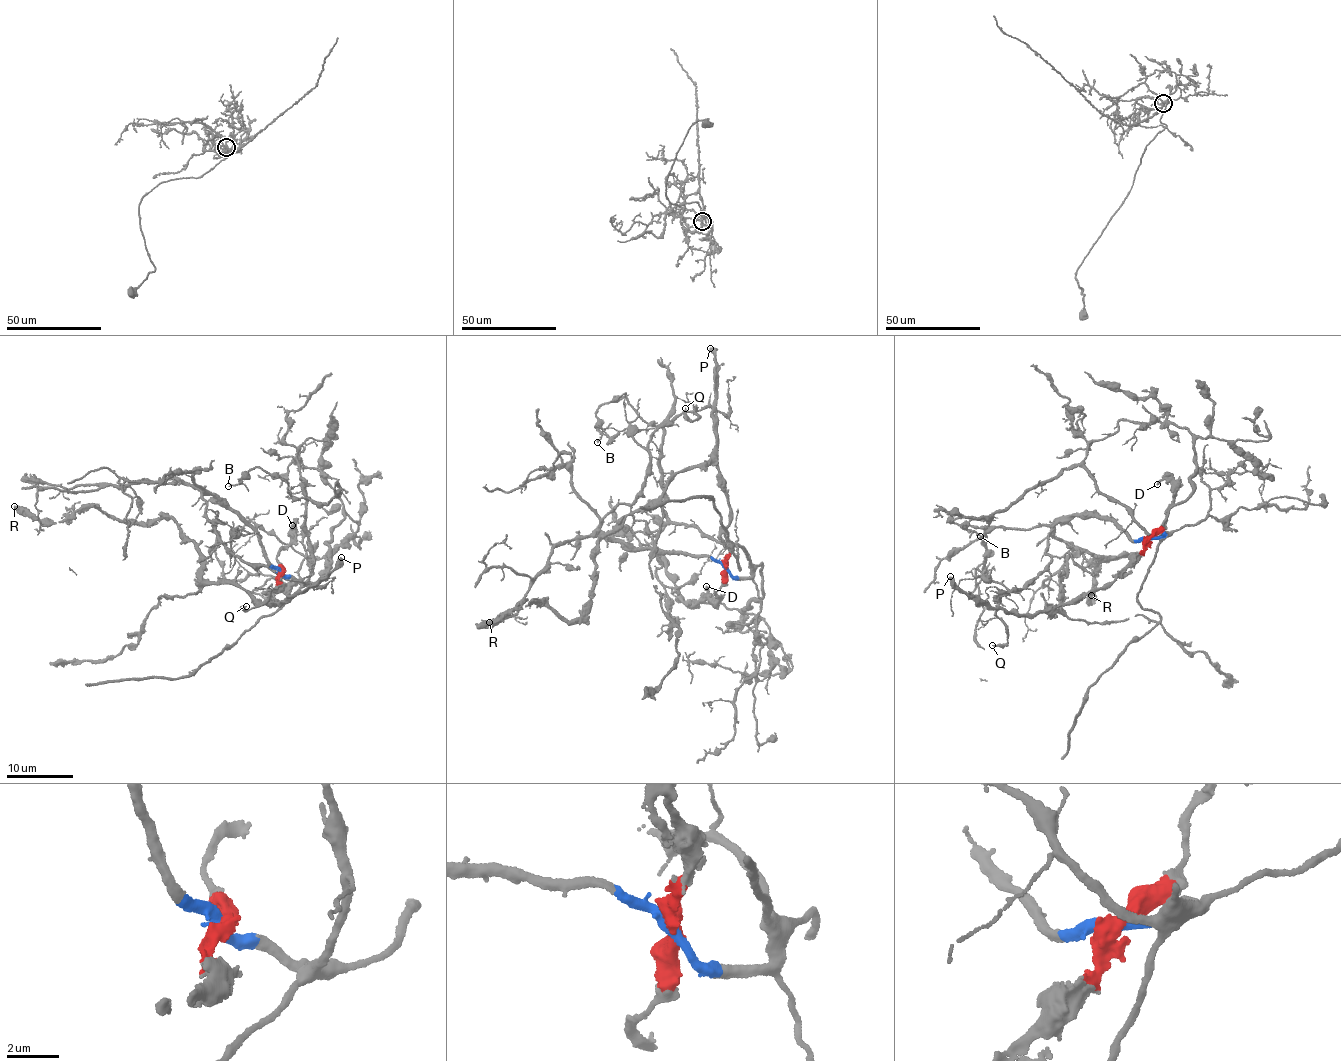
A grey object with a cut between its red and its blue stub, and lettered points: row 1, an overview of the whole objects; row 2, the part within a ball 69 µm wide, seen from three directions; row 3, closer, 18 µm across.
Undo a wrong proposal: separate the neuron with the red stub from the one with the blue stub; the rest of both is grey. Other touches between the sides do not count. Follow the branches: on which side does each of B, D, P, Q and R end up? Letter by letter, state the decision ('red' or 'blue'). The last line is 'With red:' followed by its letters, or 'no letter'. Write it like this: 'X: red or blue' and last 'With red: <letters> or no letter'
B: blue
D: red
P: red
Q: blue
R: red
With red: D, P, R

